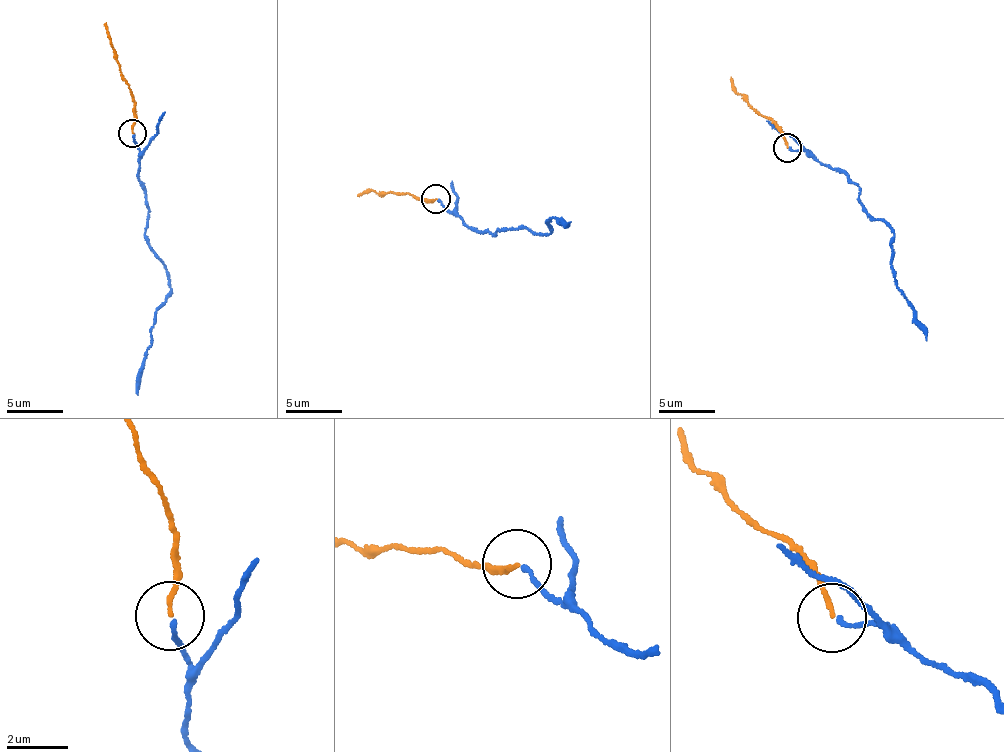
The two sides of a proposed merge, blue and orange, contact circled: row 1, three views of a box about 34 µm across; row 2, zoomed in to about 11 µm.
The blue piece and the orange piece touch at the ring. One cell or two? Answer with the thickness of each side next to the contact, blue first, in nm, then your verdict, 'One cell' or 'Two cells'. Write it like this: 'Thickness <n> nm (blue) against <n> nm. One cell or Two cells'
Thickness 150 nm (blue) against 140 nm. One cell

